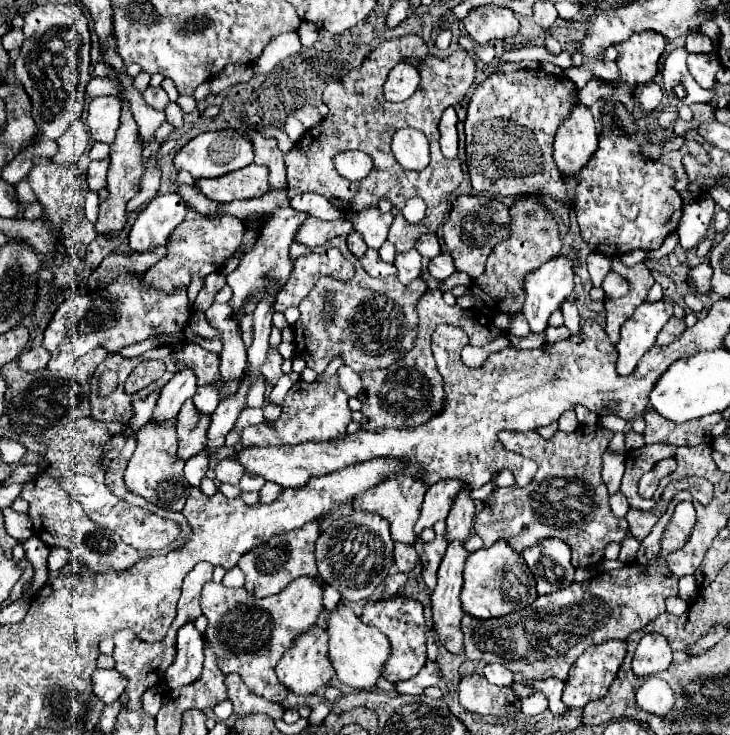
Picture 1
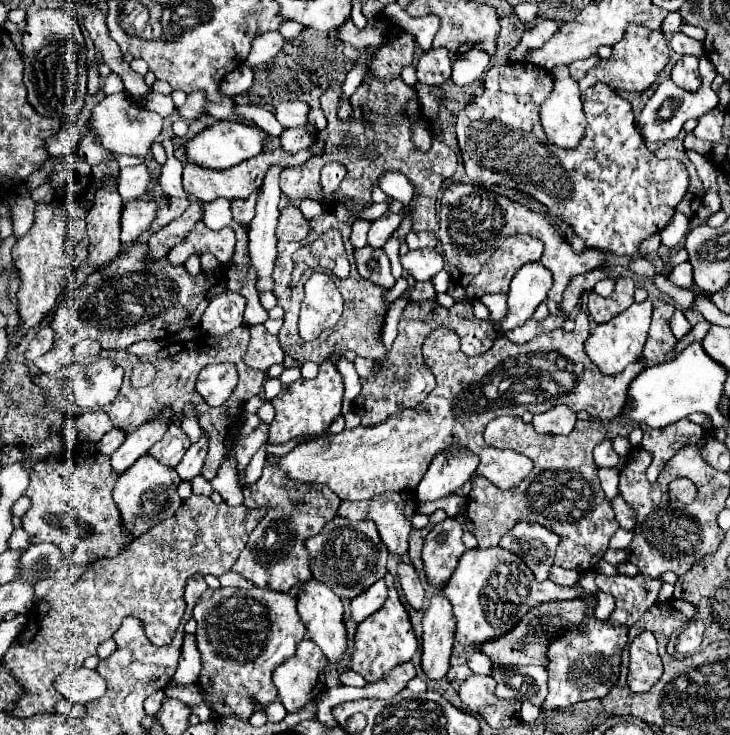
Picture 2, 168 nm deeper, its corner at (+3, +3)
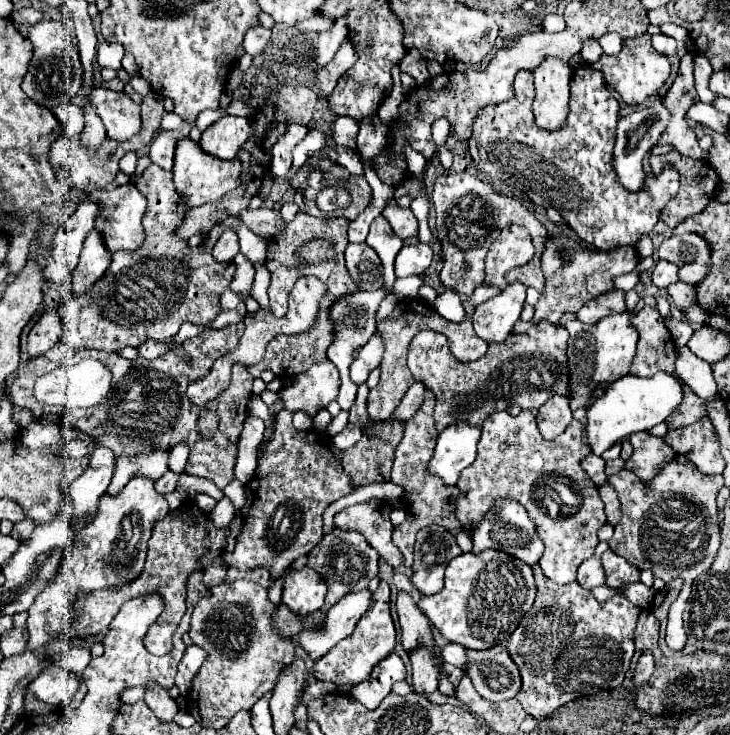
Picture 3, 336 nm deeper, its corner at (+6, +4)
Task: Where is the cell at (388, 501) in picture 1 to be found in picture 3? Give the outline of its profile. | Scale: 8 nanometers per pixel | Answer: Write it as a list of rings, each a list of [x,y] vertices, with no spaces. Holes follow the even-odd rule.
[[[370,500],[362,504],[348,506],[334,516],[334,524],[342,530],[358,530],[366,536],[366,540],[378,550],[380,558],[384,558],[390,566],[402,564],[402,552],[392,544],[392,522],[388,514],[392,508],[380,500]]]

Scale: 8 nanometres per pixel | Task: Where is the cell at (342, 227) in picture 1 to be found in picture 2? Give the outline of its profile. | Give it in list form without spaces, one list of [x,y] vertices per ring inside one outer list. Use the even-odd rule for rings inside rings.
[[[293,205],[281,209],[281,217],[277,223],[277,239],[279,241],[303,241],[309,233],[307,219],[301,215],[301,211]]]

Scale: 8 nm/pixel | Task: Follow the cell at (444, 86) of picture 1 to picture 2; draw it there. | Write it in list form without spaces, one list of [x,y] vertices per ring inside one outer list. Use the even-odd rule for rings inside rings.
[[[369,79],[369,83],[363,83],[353,95],[351,95],[351,107],[353,107],[353,119],[343,123],[337,119],[337,107],[341,97],[341,85],[333,83],[323,95],[321,95],[321,109],[325,111],[325,117],[329,121],[327,129],[317,133],[317,141],[311,147],[315,157],[311,157],[301,167],[291,167],[281,173],[281,191],[289,199],[321,199],[321,187],[319,187],[319,173],[325,163],[337,161],[345,165],[347,175],[343,177],[339,185],[337,197],[345,195],[349,199],[357,199],[363,207],[369,207],[371,201],[371,187],[377,185],[377,177],[383,171],[401,171],[409,177],[409,181],[415,185],[415,199],[411,203],[411,217],[413,217],[413,231],[433,231],[437,225],[435,215],[435,199],[445,179],[451,179],[457,169],[457,157],[455,153],[445,147],[445,143],[439,143],[433,139],[433,145],[427,153],[421,153],[411,143],[411,123],[421,113],[419,97],[415,87],[407,87],[403,81],[389,81],[381,83],[379,79]]]

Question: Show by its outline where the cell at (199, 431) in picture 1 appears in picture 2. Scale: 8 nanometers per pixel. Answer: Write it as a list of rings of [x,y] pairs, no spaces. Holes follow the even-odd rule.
[[[173,423],[169,425],[167,433],[163,435],[163,439],[159,443],[155,443],[147,455],[155,457],[161,465],[167,465],[167,467],[177,467],[177,463],[181,461],[181,457],[185,455],[185,451],[189,449],[189,439],[185,439],[183,431],[181,431],[181,425],[179,423]]]

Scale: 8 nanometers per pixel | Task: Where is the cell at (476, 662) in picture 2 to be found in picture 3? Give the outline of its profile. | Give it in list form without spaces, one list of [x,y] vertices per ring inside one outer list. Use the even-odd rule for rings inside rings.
[[[446,644],[442,650],[440,650],[440,656],[446,664],[452,664],[452,666],[458,666],[458,668],[464,668],[466,666],[466,650],[458,644]]]

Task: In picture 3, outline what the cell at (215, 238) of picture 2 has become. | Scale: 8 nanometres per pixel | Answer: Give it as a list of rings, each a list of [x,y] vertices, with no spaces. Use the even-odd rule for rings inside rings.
[[[226,230],[214,246],[214,260],[216,262],[232,262],[232,258],[236,254],[238,254],[238,236],[232,230]]]

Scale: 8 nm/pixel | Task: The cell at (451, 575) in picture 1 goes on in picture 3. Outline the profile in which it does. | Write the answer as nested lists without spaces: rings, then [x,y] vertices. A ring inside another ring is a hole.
[[[418,646],[418,650],[410,654],[414,690],[424,696],[432,694],[438,688],[438,666],[434,666],[434,658],[440,658],[436,646]]]

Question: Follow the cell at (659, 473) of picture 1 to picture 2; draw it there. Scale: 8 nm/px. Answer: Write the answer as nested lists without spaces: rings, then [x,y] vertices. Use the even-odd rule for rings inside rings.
[[[683,419],[677,421],[669,427],[663,427],[661,431],[651,429],[651,427],[643,427],[643,443],[641,449],[649,451],[653,461],[647,469],[647,479],[653,483],[653,479],[657,479],[657,475],[661,473],[661,467],[665,467],[665,463],[685,445],[693,445],[701,439],[705,431],[701,427],[697,427],[695,423]]]

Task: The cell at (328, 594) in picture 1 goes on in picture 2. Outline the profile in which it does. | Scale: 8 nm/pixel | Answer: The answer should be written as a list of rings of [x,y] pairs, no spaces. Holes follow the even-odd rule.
[[[267,455],[263,475],[243,487],[245,507],[247,509],[265,509],[263,519],[257,523],[245,549],[239,553],[231,571],[251,579],[255,587],[267,587],[273,591],[287,593],[297,583],[305,583],[311,577],[309,571],[309,551],[305,549],[305,541],[315,537],[325,523],[329,523],[337,515],[339,499],[325,485],[301,483],[289,479],[279,469],[279,455]]]

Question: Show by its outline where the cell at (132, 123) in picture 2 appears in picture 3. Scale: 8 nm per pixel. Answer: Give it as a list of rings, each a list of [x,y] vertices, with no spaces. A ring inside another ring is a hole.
[[[96,86],[90,94],[90,102],[96,106],[96,112],[102,118],[110,140],[128,142],[132,136],[142,132],[140,106],[124,92],[112,92]]]

